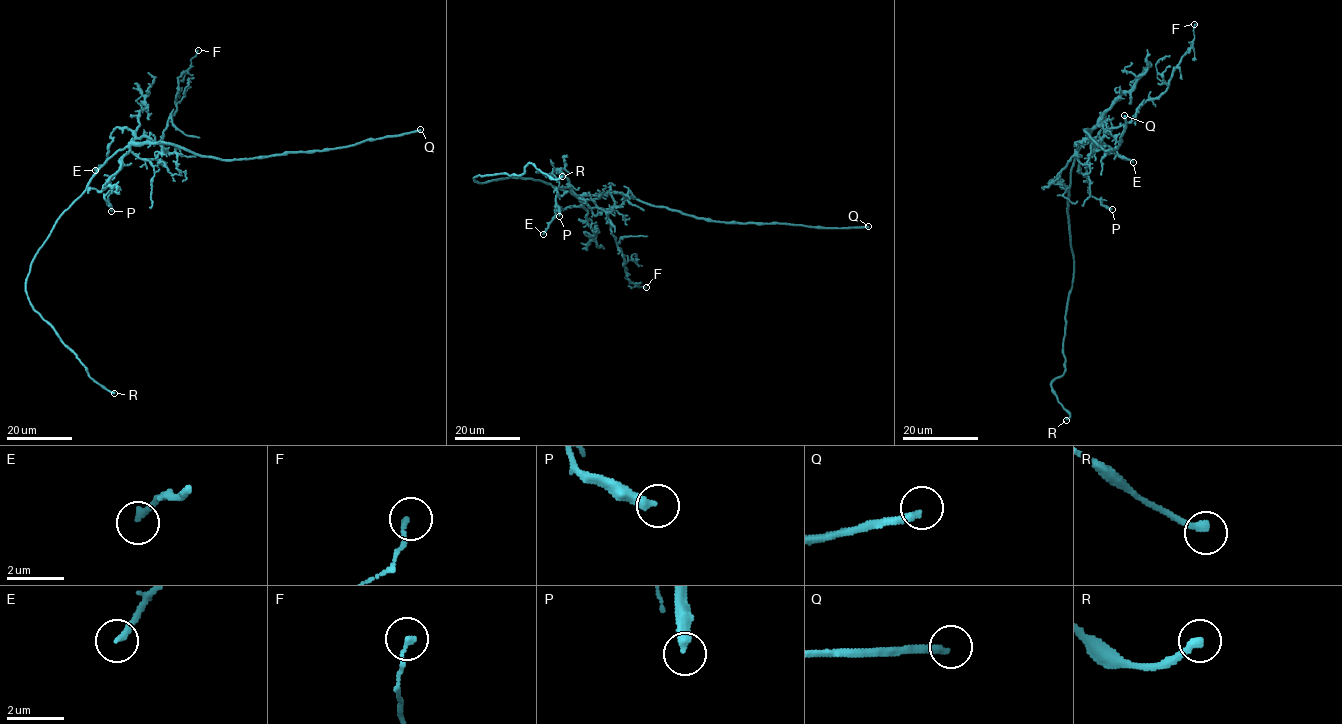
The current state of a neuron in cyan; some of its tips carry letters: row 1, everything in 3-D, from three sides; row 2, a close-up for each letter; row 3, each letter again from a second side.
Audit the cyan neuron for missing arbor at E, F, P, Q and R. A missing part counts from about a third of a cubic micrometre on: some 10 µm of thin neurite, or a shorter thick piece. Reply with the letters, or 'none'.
Q, R

